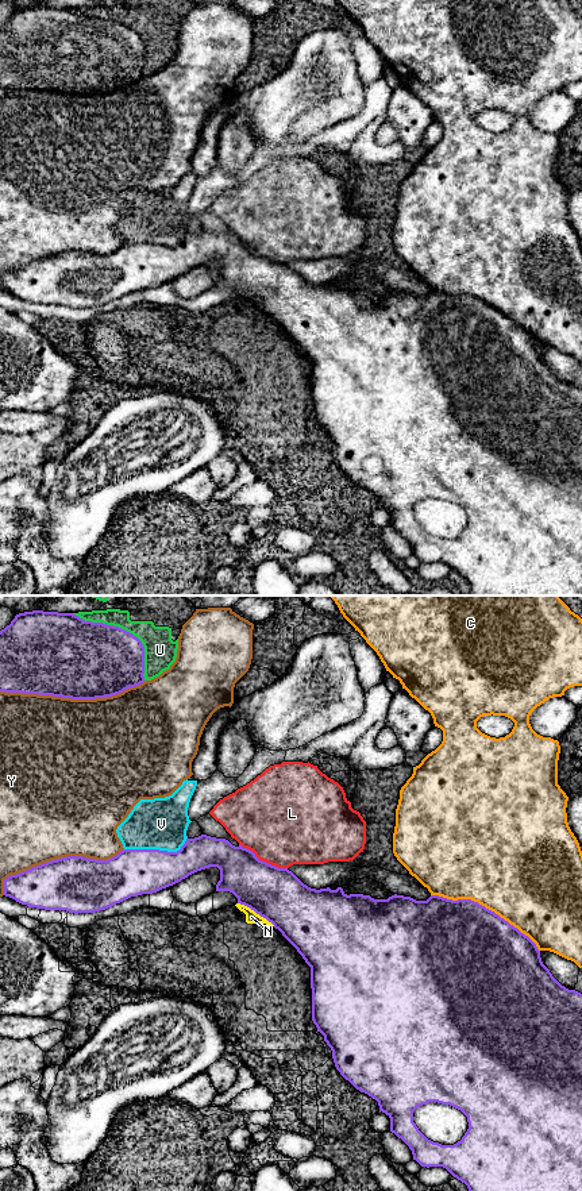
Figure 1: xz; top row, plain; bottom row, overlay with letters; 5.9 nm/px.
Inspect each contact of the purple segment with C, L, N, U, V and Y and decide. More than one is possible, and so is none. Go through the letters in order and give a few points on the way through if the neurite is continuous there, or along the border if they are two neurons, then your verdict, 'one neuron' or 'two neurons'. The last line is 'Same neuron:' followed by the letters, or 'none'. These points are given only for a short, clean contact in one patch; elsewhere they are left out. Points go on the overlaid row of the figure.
C: two neurons
L: two neurons
N: border xz (238, 902), (249, 906), (274, 925); two neurons
U: two neurons
V: two neurons
Y: two neurons
Same neuron: none

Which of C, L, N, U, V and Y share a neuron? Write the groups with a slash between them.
C / L / N U / V / Y

